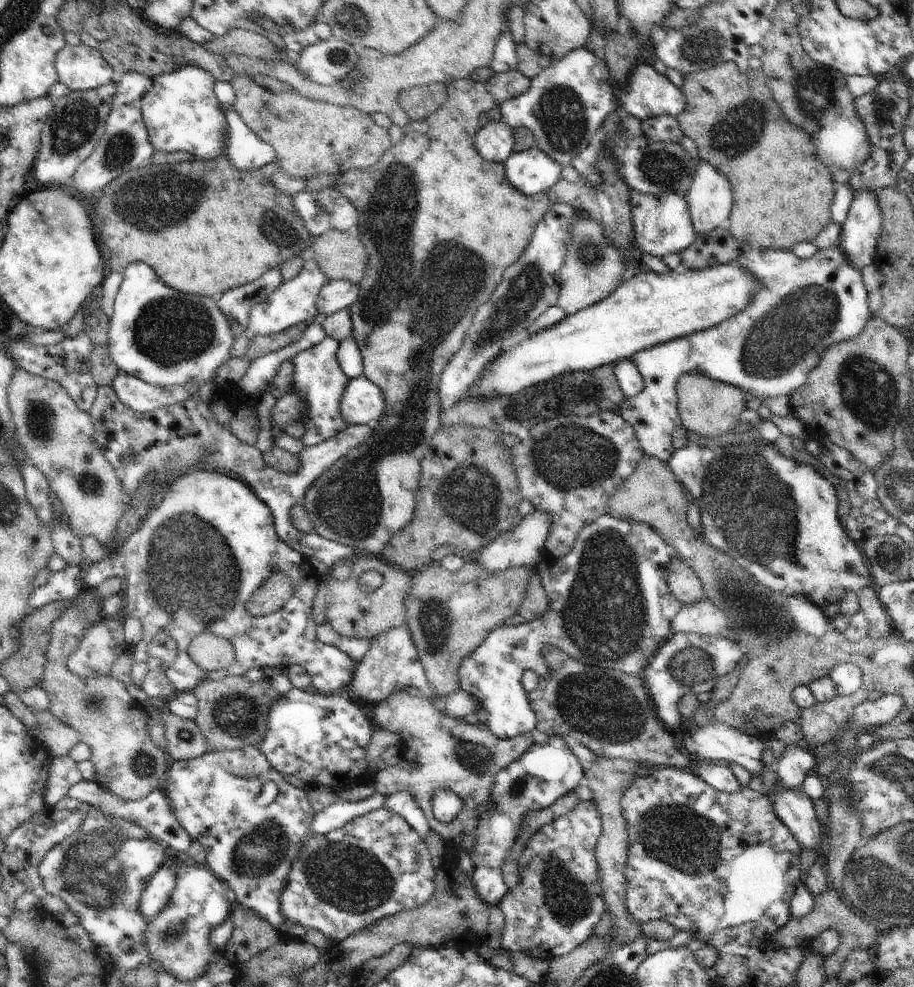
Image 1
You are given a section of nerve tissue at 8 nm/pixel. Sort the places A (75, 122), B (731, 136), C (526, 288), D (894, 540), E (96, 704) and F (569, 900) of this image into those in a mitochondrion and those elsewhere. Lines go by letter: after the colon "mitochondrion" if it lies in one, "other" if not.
A: mitochondrion
B: mitochondrion
C: mitochondrion
D: mitochondrion
E: mitochondrion
F: mitochondrion

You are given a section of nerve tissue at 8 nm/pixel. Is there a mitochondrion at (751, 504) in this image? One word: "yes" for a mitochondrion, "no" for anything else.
yes

